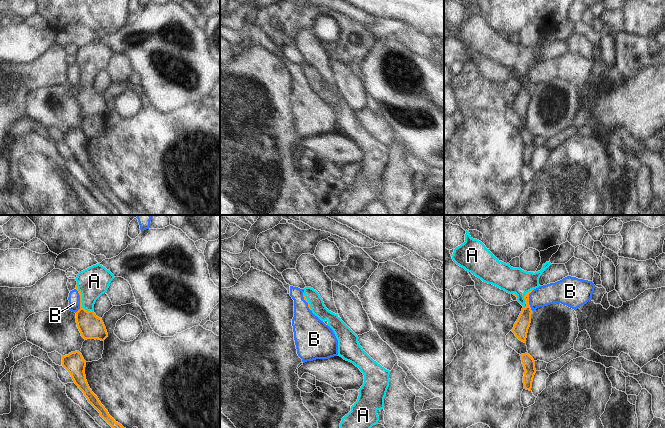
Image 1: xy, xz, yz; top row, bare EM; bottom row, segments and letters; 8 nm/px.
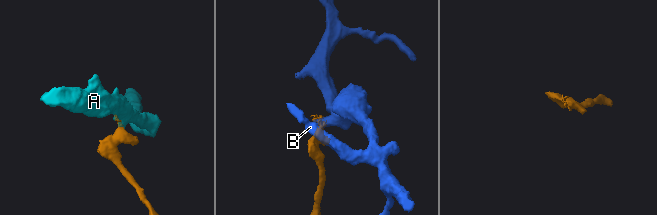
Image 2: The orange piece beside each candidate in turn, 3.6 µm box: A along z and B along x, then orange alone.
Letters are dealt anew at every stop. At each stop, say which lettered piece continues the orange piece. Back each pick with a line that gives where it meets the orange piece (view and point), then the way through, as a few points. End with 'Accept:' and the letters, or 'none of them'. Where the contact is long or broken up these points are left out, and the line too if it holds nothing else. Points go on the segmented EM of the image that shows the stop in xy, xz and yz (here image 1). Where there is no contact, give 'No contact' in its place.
A: Touches orange at xy (81, 301). Path across: xy (90, 326), (81, 301), (94, 281)
Accept: A.

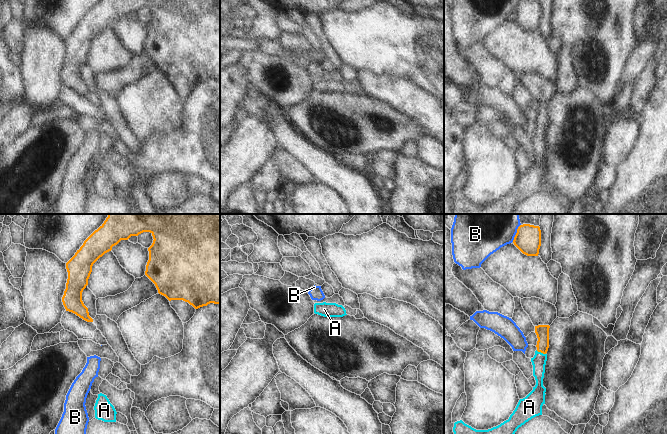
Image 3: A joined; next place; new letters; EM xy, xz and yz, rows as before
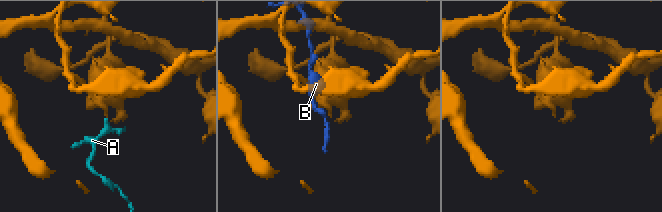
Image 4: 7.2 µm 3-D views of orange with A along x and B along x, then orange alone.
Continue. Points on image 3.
A: Touches orange at yz (541, 352). Path across: yz (542, 331), (541, 352), (539, 360)
Accept: A.

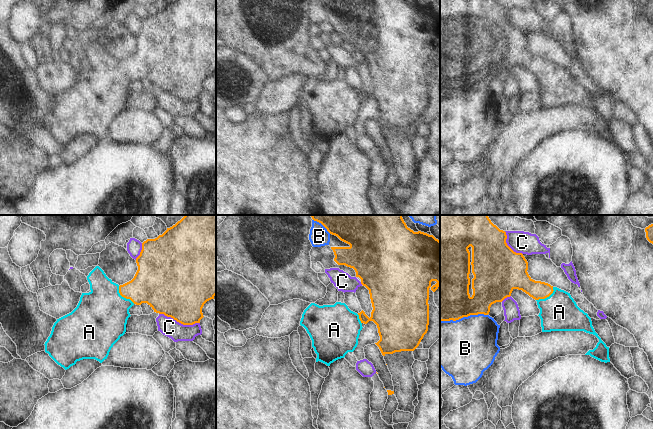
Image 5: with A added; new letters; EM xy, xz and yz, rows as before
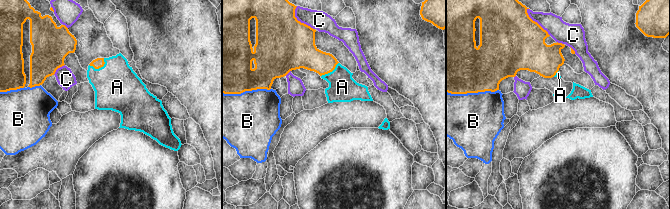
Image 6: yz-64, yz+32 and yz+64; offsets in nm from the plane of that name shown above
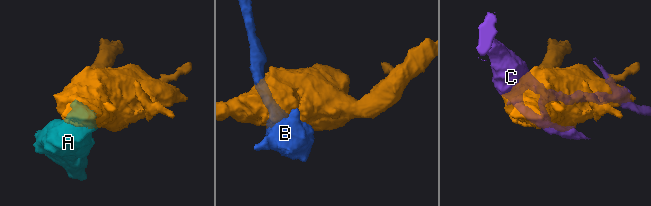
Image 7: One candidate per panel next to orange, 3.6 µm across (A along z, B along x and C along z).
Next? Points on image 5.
A: Touches orange at xy (123, 296). Path across: xy (151, 284), (148, 287), (123, 296), (116, 300), (101, 315)
Accept: A.

